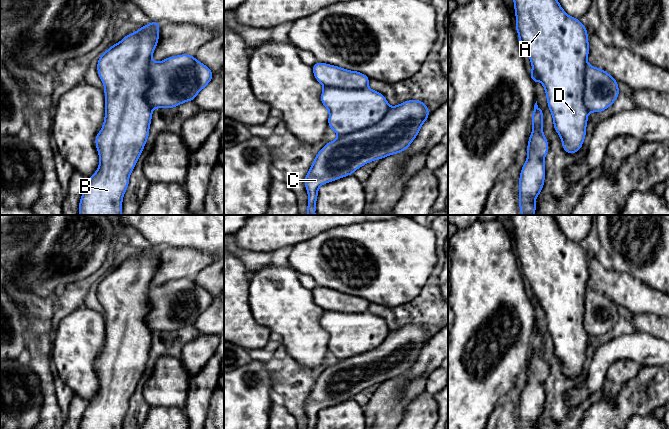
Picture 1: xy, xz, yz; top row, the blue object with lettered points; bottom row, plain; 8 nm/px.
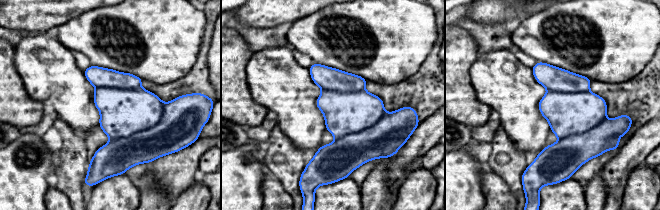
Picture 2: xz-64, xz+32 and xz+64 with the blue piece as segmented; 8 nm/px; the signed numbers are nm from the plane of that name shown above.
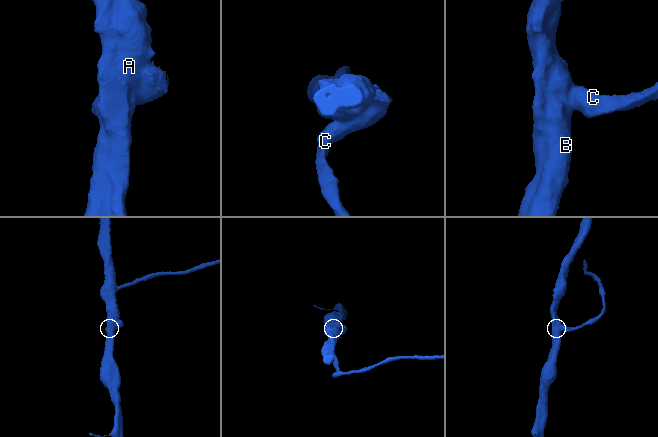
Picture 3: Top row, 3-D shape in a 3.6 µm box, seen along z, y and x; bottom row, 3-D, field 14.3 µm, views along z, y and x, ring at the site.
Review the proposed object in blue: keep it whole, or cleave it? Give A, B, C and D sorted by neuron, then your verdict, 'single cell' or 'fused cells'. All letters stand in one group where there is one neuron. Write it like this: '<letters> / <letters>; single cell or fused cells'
A B D / C; fused cells

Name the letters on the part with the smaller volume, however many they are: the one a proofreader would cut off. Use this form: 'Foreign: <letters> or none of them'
Foreign: C

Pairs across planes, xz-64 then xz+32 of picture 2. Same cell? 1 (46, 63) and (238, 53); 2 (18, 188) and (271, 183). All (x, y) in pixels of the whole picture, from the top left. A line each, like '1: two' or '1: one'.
1: two
2: two

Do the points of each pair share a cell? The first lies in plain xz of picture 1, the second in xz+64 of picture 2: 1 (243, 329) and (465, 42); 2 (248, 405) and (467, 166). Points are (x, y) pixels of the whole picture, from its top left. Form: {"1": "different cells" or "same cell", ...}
{"1": "same cell", "2": "same cell"}

